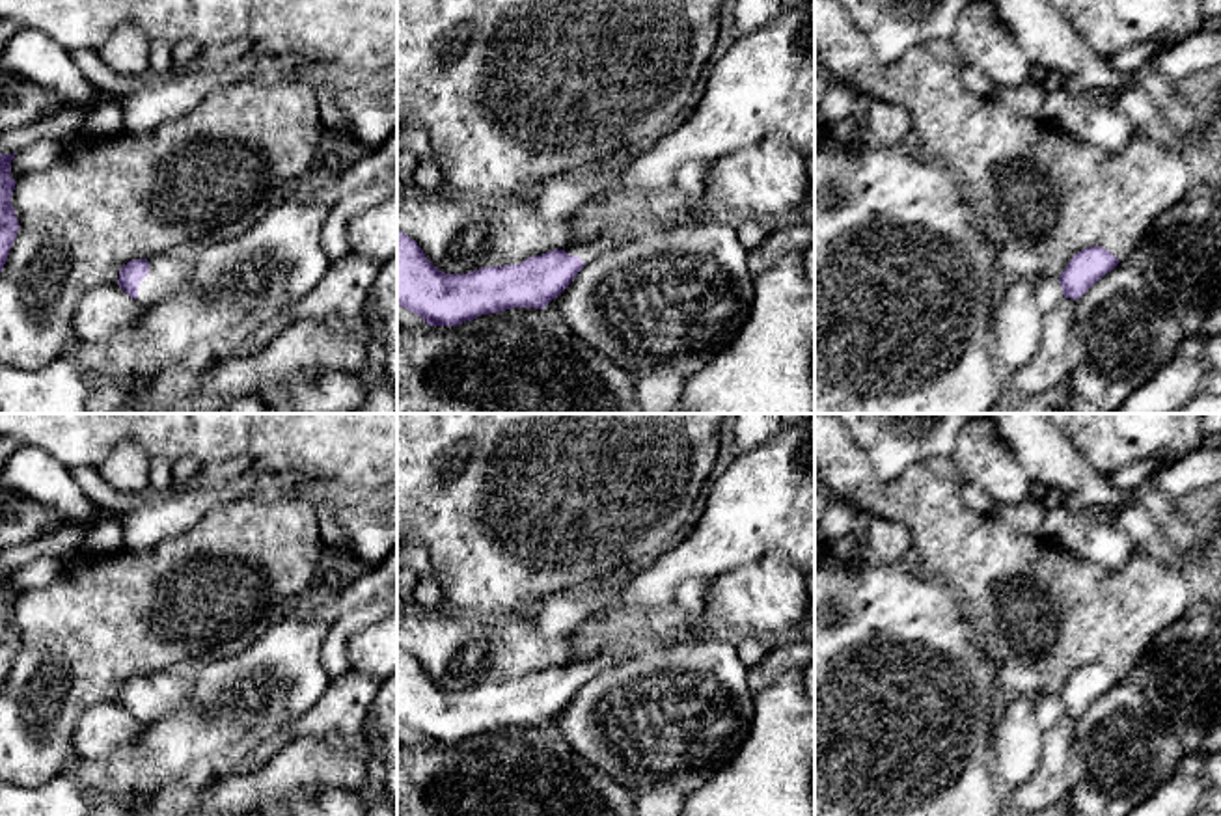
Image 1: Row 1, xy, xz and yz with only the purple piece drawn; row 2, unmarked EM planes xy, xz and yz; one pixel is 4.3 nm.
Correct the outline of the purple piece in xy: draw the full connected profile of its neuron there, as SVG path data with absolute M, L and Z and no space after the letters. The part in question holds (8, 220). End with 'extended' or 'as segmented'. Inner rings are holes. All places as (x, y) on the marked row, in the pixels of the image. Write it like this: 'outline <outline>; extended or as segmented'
outline M0 153L0 272L7 261L9 250L19 233L19 220L15 216L15 209L11 205L11 194L15 190L17 181L9 177L13 155Z; as segmented

